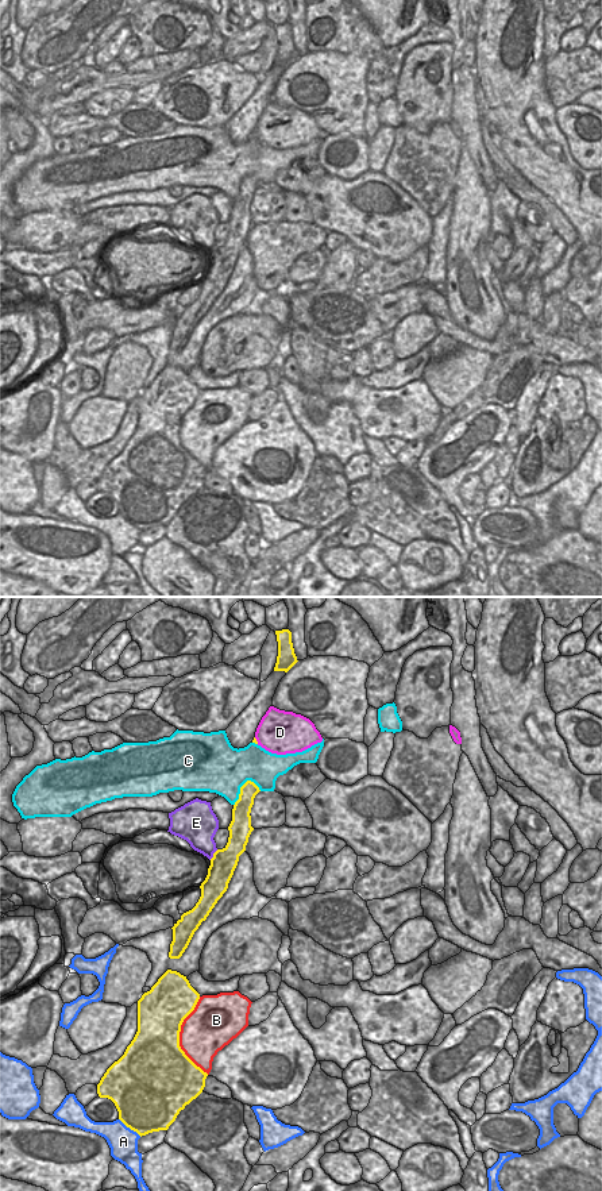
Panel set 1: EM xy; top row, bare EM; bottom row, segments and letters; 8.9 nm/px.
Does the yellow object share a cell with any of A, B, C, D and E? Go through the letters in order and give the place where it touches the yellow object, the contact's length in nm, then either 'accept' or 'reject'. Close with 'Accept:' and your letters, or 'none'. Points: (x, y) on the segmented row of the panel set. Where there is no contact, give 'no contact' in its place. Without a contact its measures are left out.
A: xy (130, 1128) | 260 nm | reject
B: xy (178, 1037) | 700 nm | reject
C: xy (240, 787) | 280 nm | reject
D: xy (255, 740) | 70 nm | reject
E: xy (213, 855) | 120 nm | reject
Accept: none

